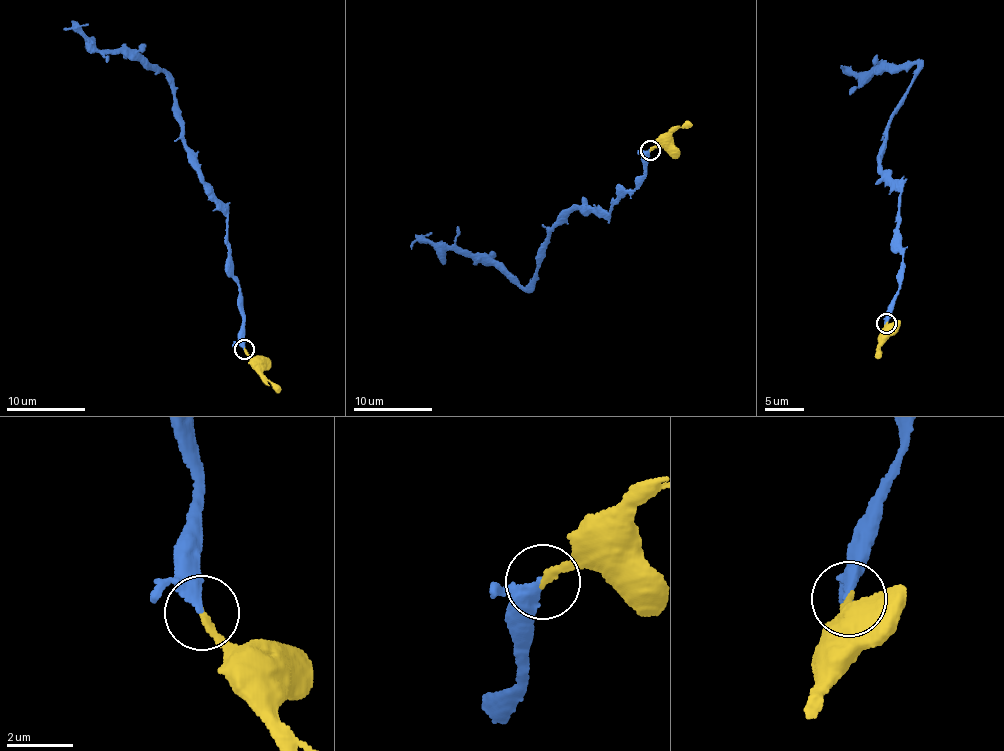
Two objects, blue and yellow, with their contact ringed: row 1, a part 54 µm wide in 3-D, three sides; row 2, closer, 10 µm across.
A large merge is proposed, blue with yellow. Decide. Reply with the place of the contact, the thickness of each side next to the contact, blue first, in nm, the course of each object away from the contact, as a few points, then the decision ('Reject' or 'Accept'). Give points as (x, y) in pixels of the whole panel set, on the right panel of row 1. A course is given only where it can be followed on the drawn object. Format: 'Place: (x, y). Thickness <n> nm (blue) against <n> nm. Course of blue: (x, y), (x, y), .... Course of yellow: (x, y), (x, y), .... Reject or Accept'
Place: (886, 323). Thickness 320 nm (blue) against 200 nm. Course of blue: (886, 323), (903, 260), (901, 188), (880, 170), (880, 154), (918, 65), (866, 80), (855, 74). Course of yellow: (886, 323), (878, 357). Accept

